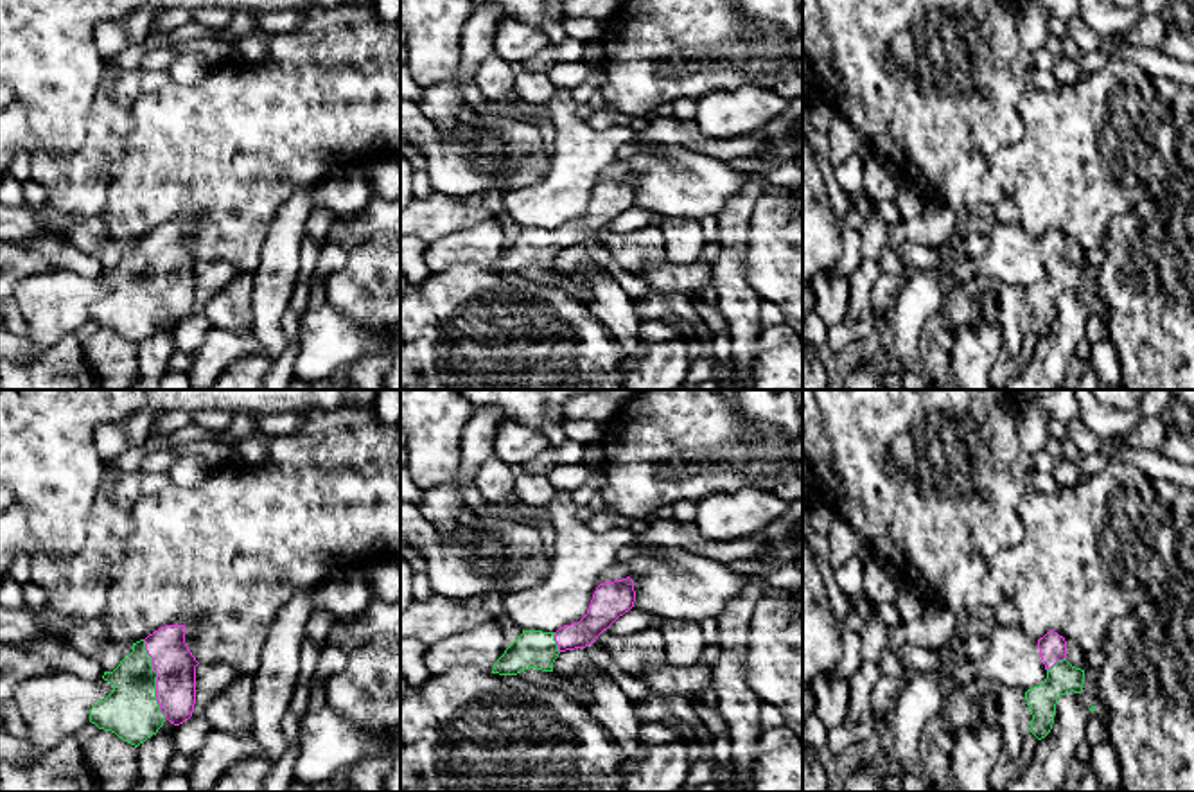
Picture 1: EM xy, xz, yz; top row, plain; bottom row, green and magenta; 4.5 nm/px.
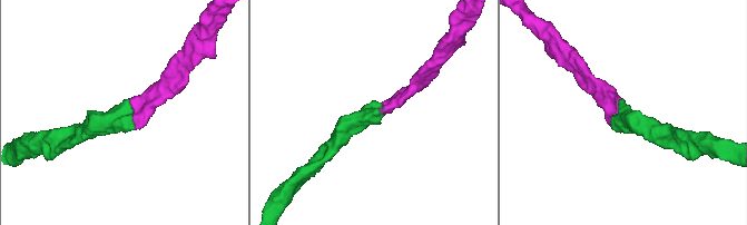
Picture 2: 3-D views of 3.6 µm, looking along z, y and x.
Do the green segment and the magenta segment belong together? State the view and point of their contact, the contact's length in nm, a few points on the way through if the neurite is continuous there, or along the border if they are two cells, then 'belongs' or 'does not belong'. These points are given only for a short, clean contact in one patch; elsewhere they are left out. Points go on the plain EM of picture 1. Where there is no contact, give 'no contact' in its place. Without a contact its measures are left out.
xy (155, 277) | 360 nm | across xy (131, 309), (155, 277), (173, 259) | belongs

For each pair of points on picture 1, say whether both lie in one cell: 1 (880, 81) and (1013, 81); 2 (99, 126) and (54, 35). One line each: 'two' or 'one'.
1: one
2: two

